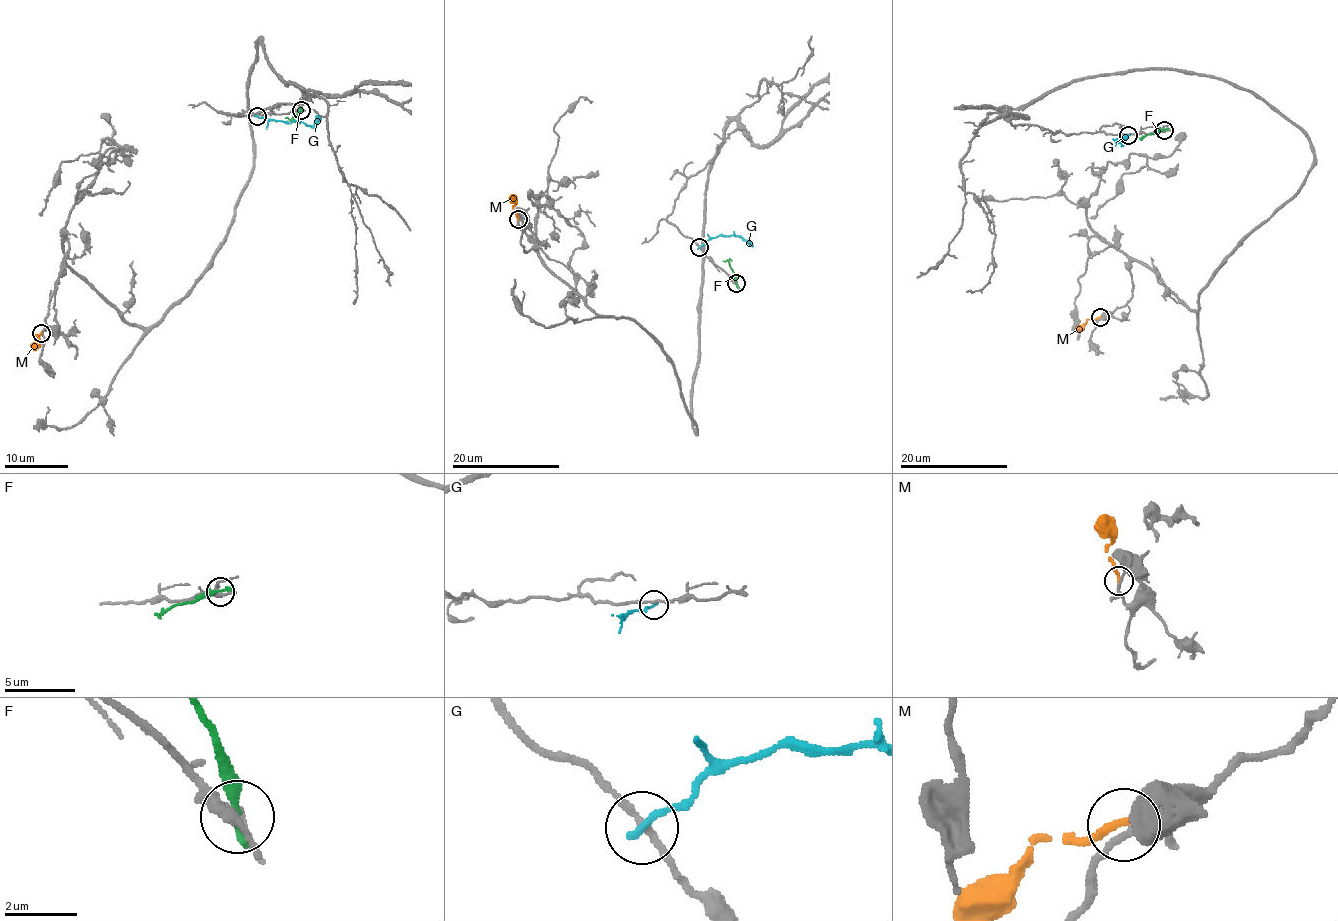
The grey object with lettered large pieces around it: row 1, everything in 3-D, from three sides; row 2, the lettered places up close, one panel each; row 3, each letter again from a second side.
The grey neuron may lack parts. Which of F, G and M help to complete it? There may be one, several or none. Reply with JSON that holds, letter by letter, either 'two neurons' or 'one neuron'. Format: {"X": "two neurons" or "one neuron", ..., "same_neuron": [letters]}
{"F": "two neurons", "G": "two neurons", "M": "two neurons", "same_neuron": []}

